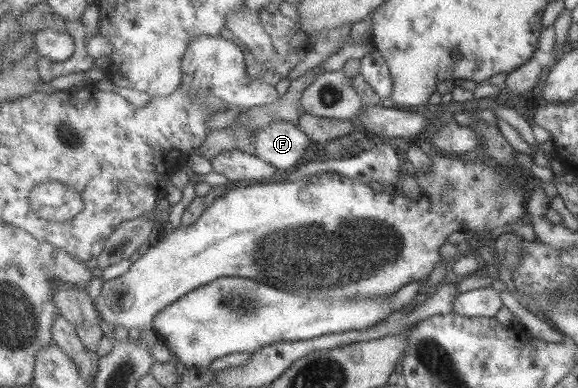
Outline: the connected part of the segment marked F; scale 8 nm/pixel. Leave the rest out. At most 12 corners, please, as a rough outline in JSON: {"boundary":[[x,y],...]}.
{"boundary":[[298,124],[257,131],[259,158],[290,172],[313,142]]}

